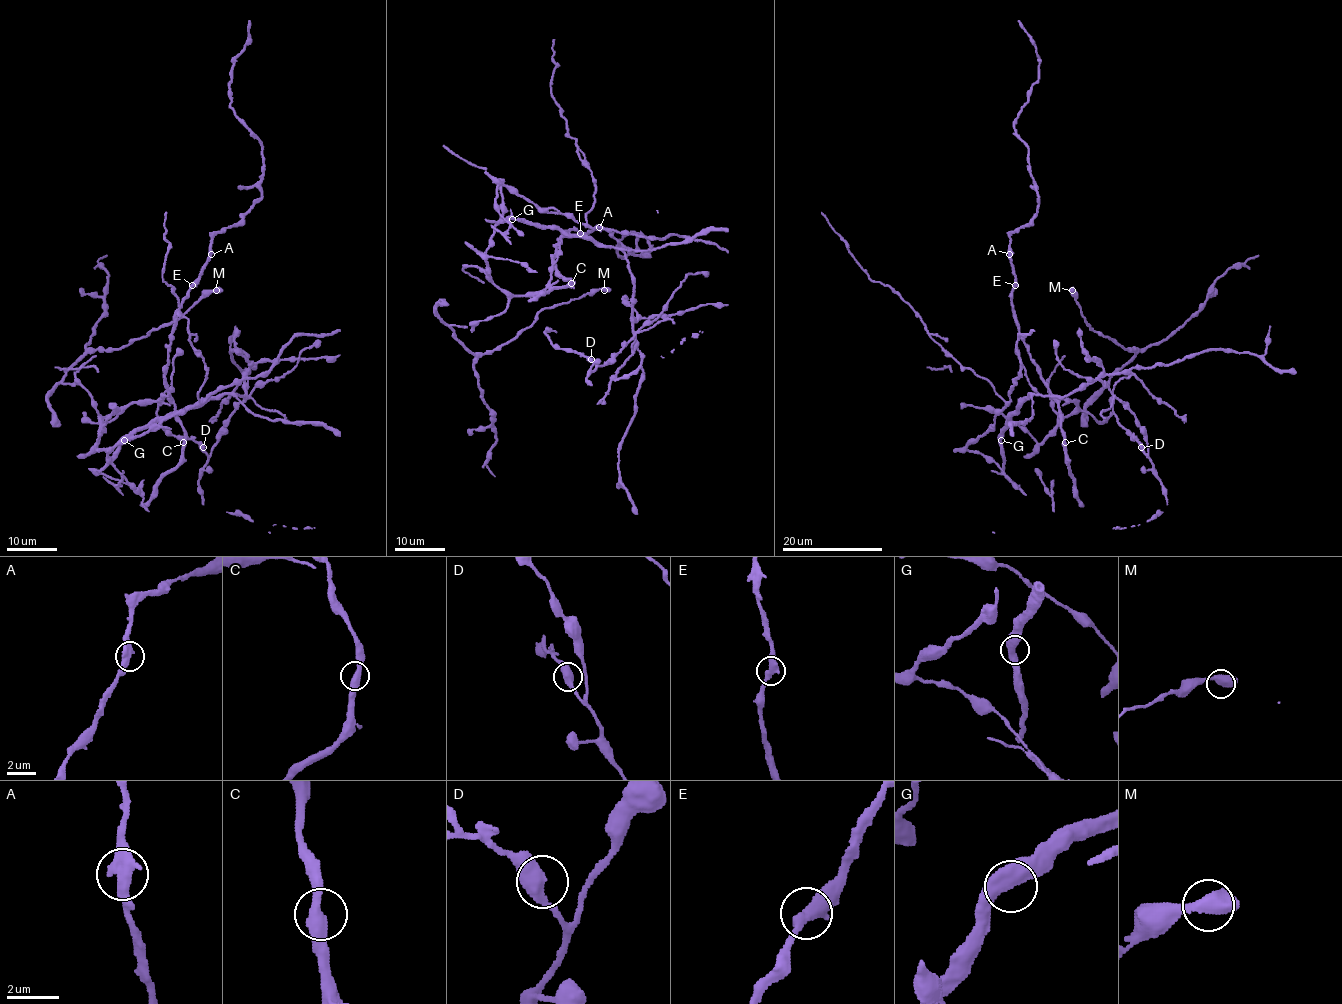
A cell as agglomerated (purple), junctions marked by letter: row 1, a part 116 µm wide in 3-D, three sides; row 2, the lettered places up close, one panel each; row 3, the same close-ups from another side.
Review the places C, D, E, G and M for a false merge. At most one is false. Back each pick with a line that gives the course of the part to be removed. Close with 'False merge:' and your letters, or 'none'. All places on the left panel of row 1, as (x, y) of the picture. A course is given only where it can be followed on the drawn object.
False merge: none

